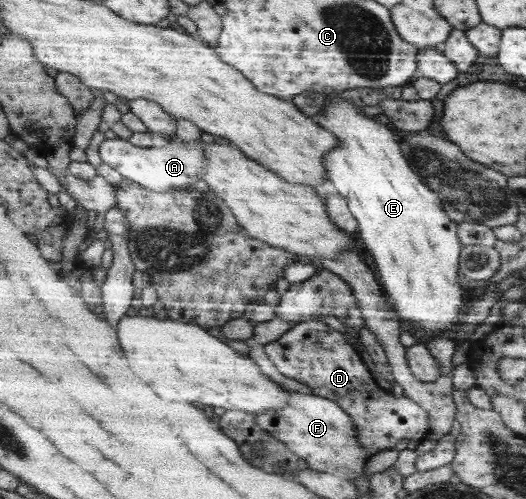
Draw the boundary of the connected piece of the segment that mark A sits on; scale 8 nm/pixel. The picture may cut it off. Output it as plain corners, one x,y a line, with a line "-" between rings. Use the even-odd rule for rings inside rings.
119,137
104,140
99,152
104,163
116,169
124,179
137,182
157,192
189,188
189,184
197,182
197,172
209,164
204,151
201,150
201,141
158,142
151,147
142,147

